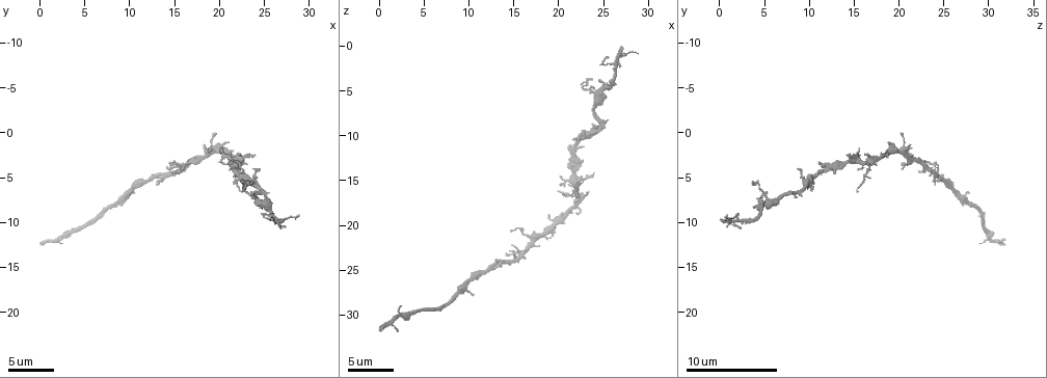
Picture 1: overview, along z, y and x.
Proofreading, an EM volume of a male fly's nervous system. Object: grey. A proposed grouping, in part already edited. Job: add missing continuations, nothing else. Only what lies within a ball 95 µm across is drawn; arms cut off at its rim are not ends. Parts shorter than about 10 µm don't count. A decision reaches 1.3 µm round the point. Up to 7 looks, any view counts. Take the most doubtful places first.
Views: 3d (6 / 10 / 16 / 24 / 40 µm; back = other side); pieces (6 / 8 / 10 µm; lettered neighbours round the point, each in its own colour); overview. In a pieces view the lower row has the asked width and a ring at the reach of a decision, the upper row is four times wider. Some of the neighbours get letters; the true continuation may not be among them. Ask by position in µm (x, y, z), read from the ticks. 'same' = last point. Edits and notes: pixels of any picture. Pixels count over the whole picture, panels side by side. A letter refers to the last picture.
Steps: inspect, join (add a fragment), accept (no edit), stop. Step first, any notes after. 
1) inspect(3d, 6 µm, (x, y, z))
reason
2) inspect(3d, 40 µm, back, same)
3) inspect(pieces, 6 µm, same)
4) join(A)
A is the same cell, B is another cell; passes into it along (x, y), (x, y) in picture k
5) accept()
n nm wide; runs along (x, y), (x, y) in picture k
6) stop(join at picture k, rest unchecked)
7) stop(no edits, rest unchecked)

inspect(pieces, 8 µm, (23.8, 2.8, 14.6))
free end

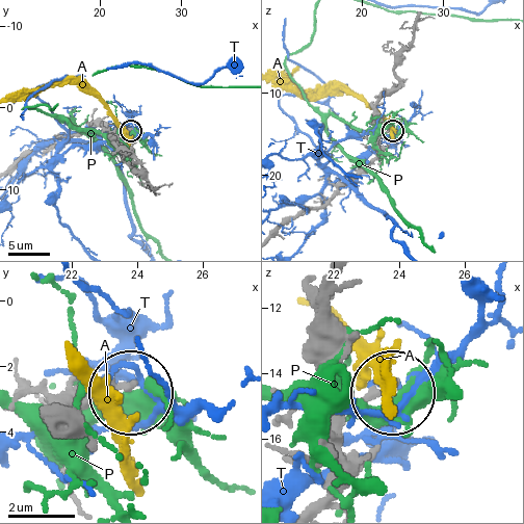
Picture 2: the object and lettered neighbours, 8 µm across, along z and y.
accept()
A, P and T are other cells; no lettered fragment goes on from it

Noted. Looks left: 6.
inspect(pieces, 8 µm, (14.6, 3.4, 20.4))
thin end

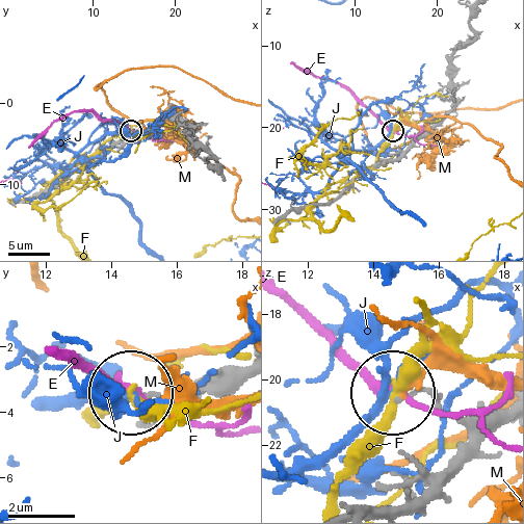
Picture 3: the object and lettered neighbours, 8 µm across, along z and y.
accept()
E, F, J and M are other cells; no lettered fragment goes on from it

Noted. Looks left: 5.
inspect(pieces, 10 µm, (23.6, 5.8, 4.0))
tapers out

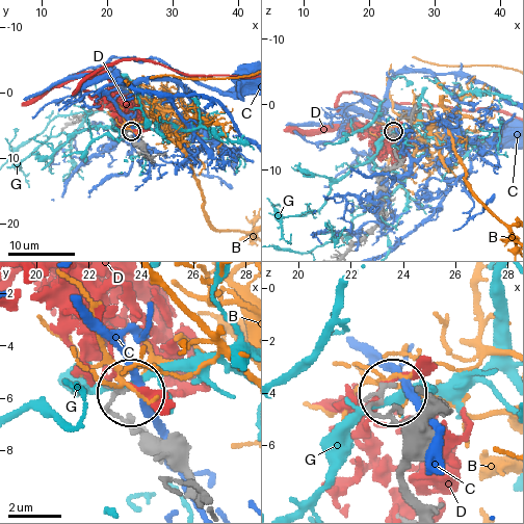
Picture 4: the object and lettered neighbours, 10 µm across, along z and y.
accept()
B, C, D and G are other cells; none of them fits

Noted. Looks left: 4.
stop(no edits, rest unchecked)

